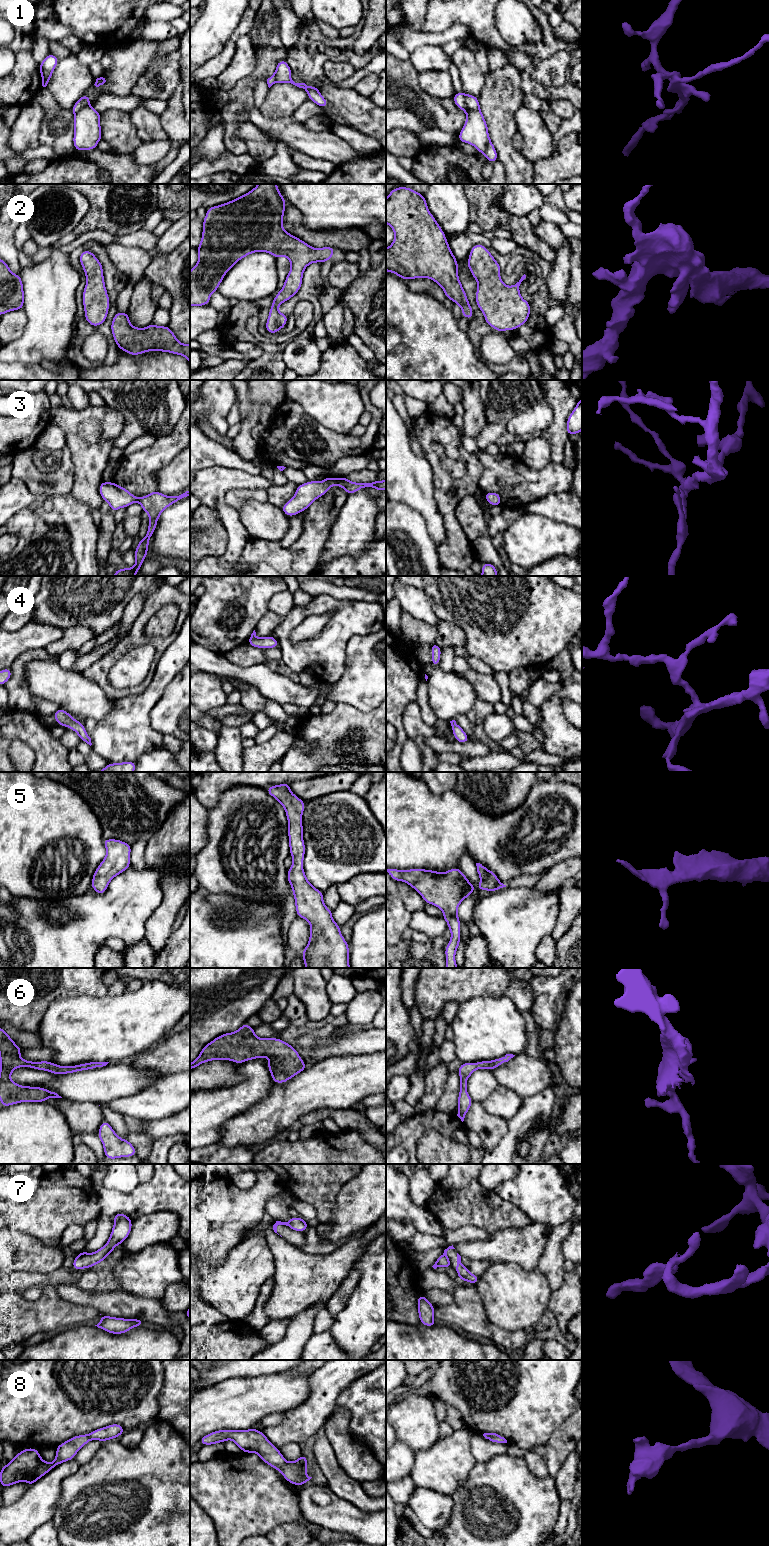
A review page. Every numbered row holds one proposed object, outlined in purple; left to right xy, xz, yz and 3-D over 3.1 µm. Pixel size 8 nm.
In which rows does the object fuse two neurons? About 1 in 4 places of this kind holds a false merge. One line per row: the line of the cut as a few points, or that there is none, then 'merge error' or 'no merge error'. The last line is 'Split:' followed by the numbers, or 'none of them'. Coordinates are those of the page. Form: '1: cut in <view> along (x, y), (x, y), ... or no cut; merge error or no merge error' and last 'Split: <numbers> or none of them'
1: no cut; no merge error
2: no cut; no merge error
3: no cut; no merge error
4: no cut; no merge error
5: no cut; no merge error
6: no cut; no merge error
7: cut in xz along (276, 1221), (283, 1224); merge error
8: no cut; no merge error
Split: 7

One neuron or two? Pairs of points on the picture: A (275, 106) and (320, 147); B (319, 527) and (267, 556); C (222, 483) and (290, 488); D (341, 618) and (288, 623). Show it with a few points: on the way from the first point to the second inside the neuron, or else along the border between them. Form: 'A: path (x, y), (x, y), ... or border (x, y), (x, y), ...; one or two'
A: border (263, 115), (269, 118), (291, 116); two
B: path (306, 540), (289, 556), (280, 556); one
C: border (273, 484), (267, 490); two
D: path (335, 605), (318, 605), (303, 611); one

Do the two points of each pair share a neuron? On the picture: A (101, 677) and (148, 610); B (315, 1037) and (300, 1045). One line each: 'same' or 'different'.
A: same
B: same

